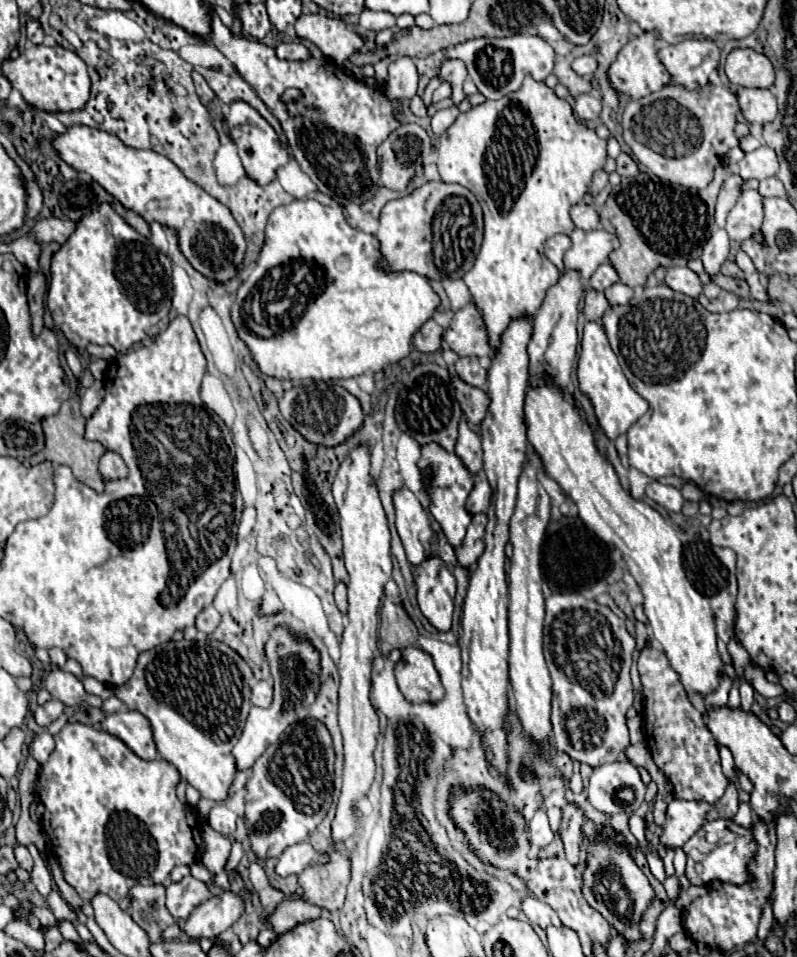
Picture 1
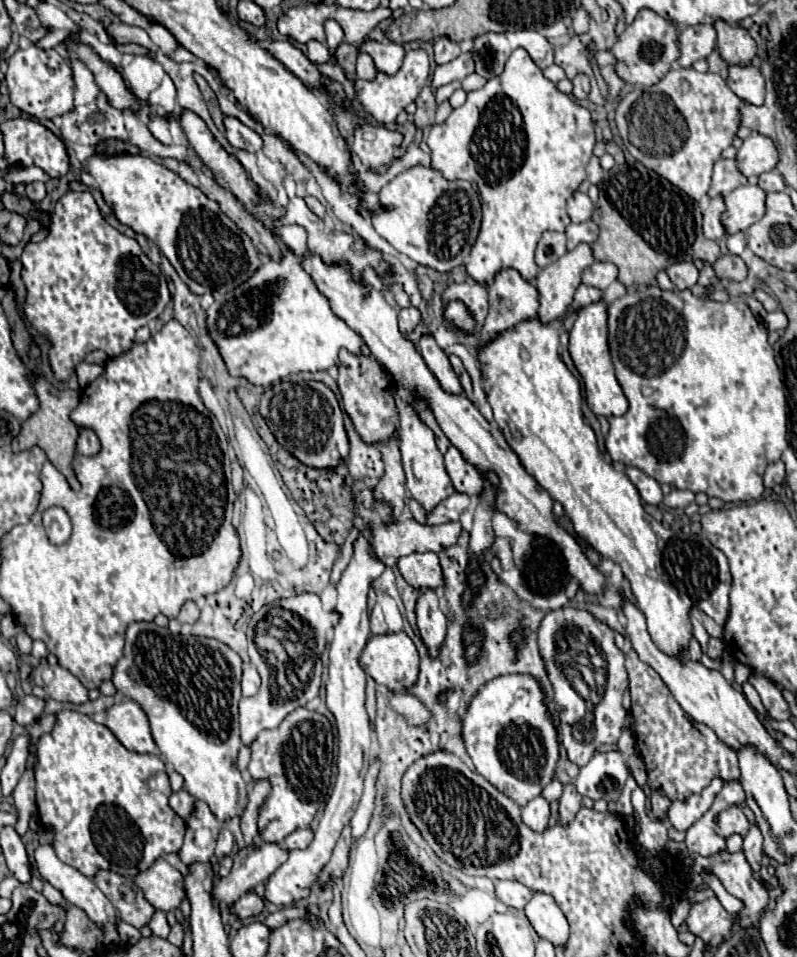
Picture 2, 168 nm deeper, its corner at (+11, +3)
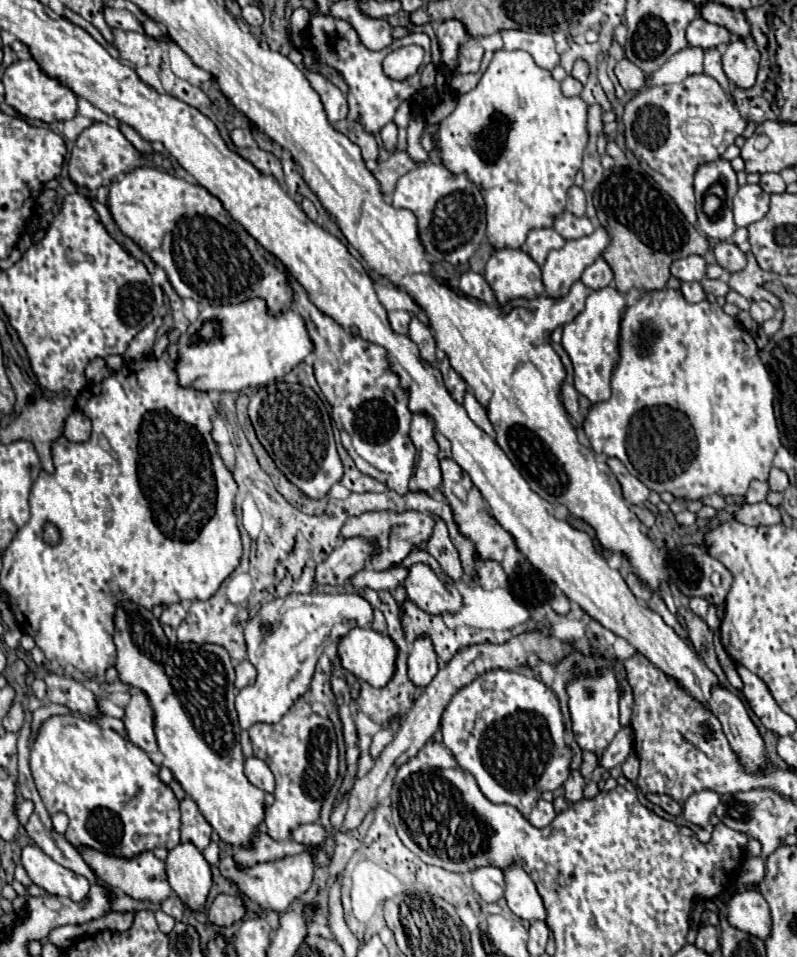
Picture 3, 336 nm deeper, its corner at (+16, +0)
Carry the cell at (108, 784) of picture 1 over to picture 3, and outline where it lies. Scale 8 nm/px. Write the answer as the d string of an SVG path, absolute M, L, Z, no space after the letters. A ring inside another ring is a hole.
M74 715L50 717L42 725L32 745L30 769L48 815L68 815L70 825L64 837L74 847L90 847L112 857L132 859L144 851L154 851L158 847L170 851L180 843L178 799L174 797L172 789L158 779L158 765L154 765L142 749L138 749L112 729L104 729L102 733L96 723Z

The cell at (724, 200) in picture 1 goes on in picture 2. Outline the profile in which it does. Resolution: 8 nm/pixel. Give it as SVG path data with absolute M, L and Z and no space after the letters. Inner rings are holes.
M719 160L713 168L713 182L709 188L709 196L719 196L727 194L733 188L749 184L747 178L737 170L735 160Z

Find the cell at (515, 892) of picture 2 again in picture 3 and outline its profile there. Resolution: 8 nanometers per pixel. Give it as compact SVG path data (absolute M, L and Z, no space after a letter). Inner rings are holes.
M496 867L476 869L472 873L472 885L486 903L498 903L504 897L504 873Z

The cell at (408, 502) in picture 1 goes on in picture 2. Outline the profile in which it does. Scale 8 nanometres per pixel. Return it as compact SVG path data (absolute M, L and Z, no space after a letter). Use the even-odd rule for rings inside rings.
M433 552L399 558L399 572L417 590L435 590L439 586L445 586L439 558Z

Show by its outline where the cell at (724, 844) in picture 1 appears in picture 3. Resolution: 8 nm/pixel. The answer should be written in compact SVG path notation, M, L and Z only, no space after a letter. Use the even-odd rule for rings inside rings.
M756 891L734 893L722 909L722 915L732 927L760 939L766 939L770 933L770 909L764 897Z

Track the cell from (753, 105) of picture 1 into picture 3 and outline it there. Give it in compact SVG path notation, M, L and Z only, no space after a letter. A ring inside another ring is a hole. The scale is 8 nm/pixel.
M732 41L728 43L726 53L722 55L724 73L730 79L732 85L740 89L750 89L756 83L756 71L758 71L760 53L754 45L746 41Z

